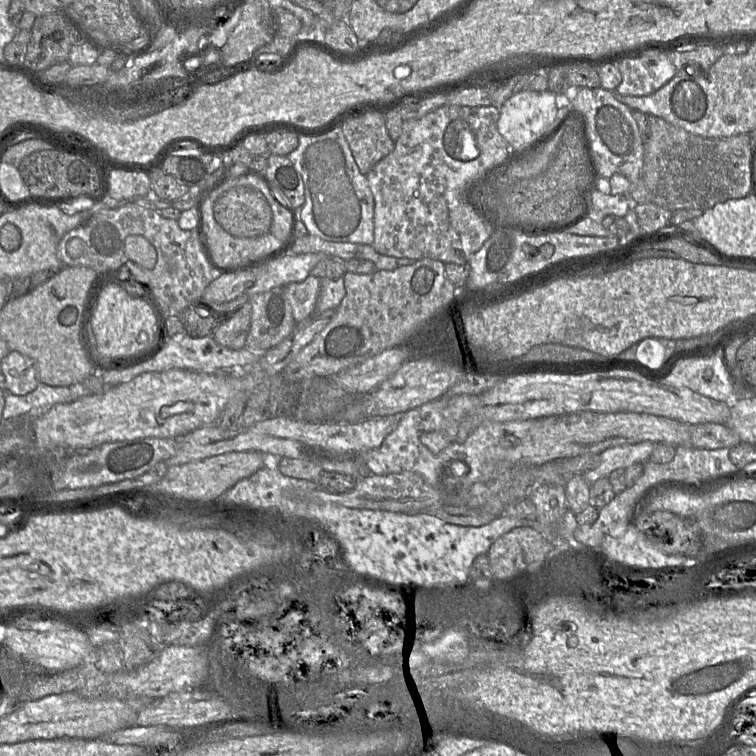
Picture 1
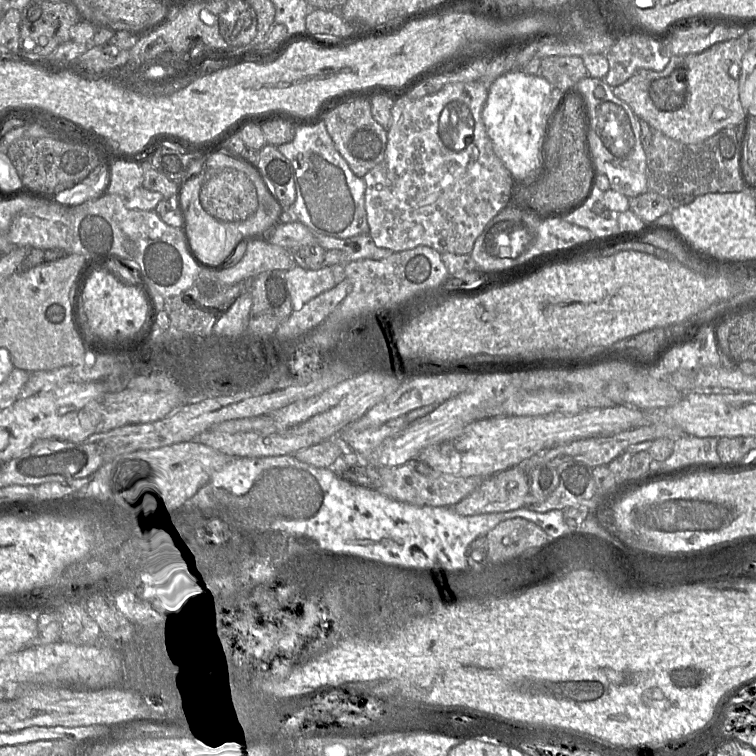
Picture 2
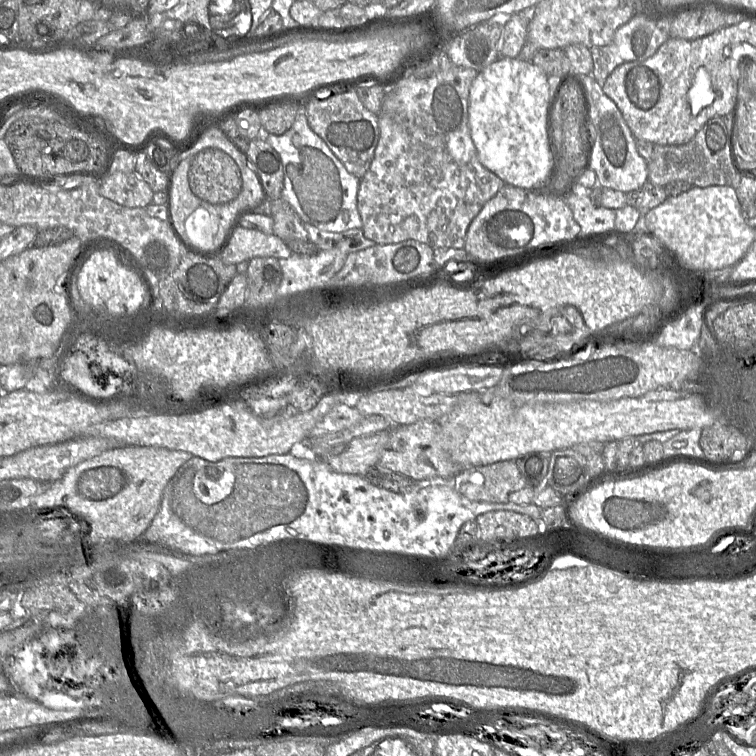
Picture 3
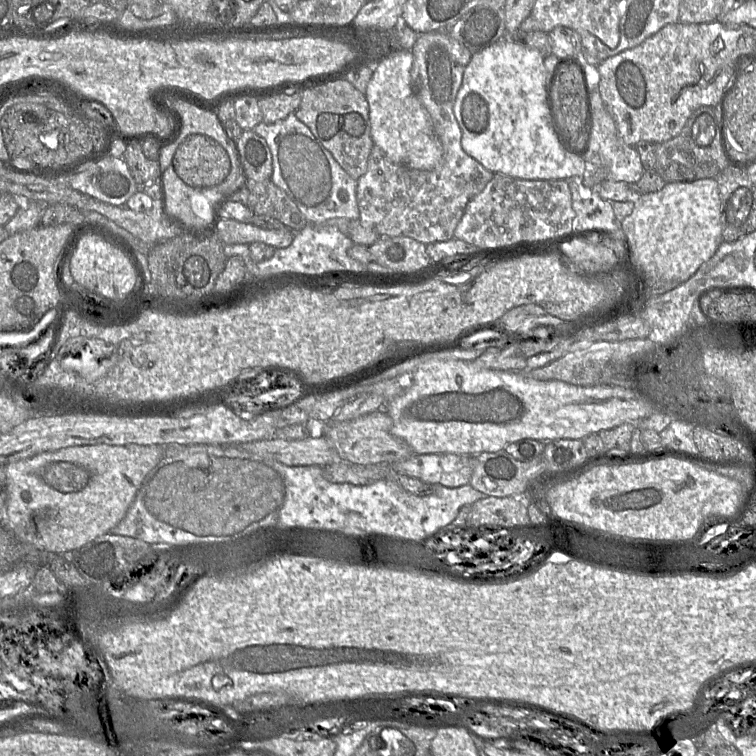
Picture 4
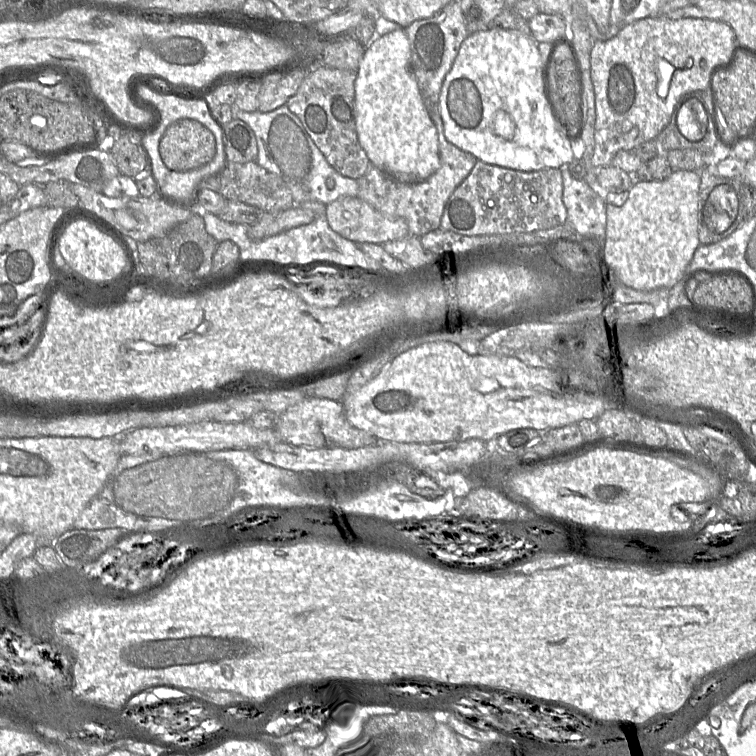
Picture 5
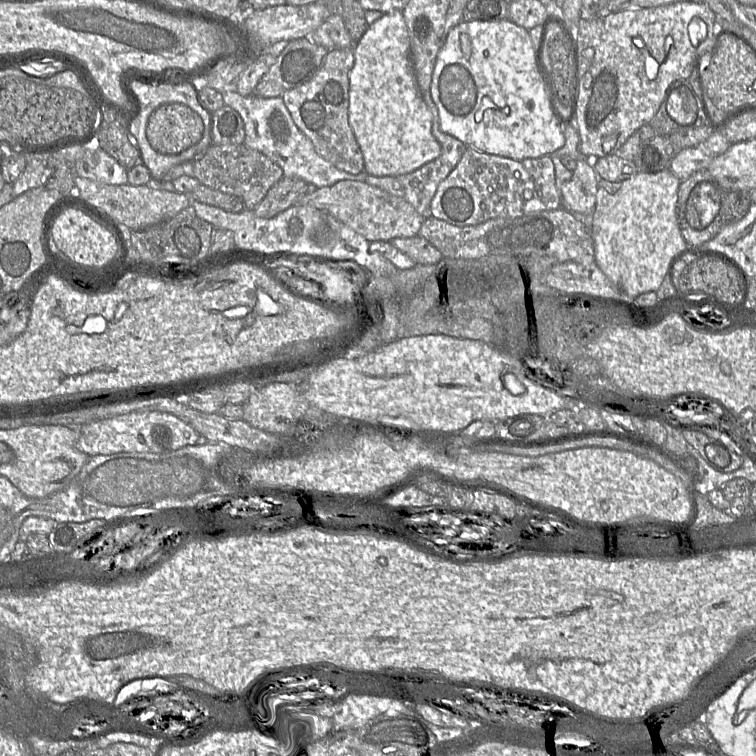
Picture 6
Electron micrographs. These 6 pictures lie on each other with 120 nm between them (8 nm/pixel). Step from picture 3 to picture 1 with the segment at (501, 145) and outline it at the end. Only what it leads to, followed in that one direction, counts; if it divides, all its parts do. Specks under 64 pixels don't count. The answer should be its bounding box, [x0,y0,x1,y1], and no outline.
[497,90,557,152]

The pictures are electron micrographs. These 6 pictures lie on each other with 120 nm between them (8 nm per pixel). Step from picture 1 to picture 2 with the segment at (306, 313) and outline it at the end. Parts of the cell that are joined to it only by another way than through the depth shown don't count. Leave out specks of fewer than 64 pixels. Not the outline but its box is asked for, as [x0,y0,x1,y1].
[285,265,335,310]

